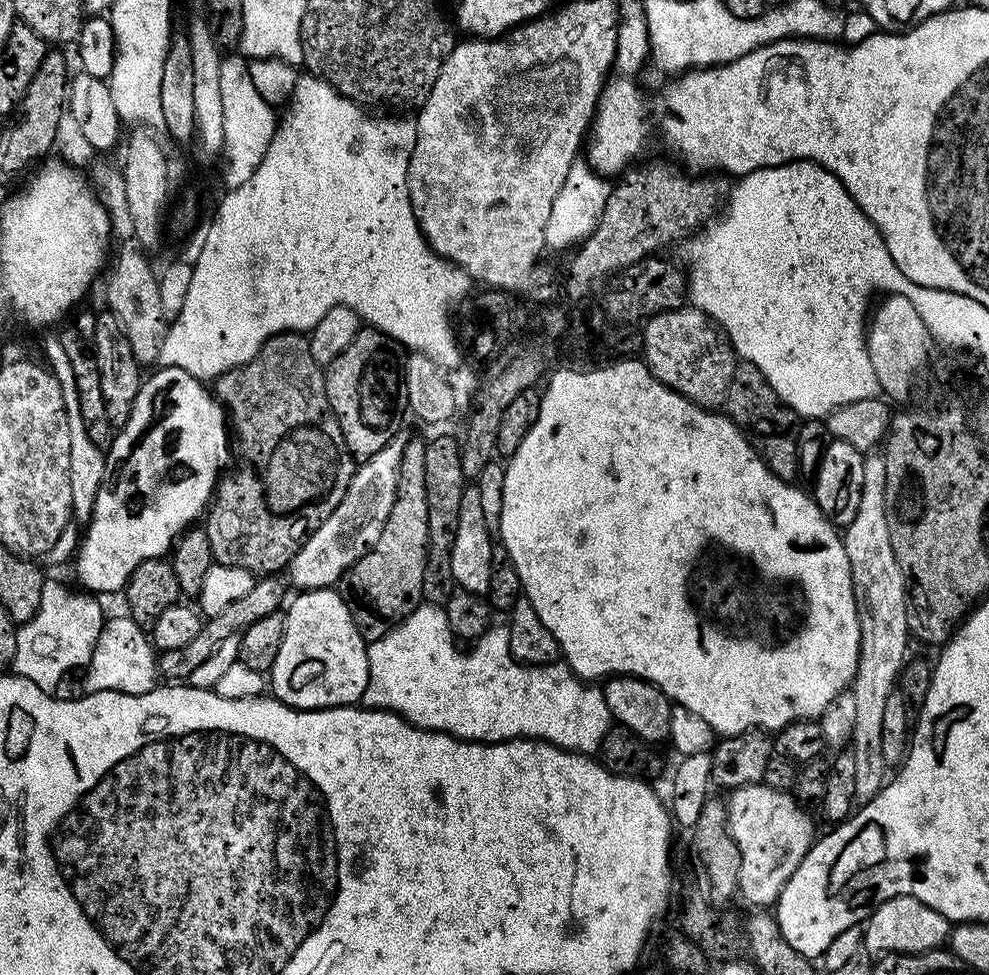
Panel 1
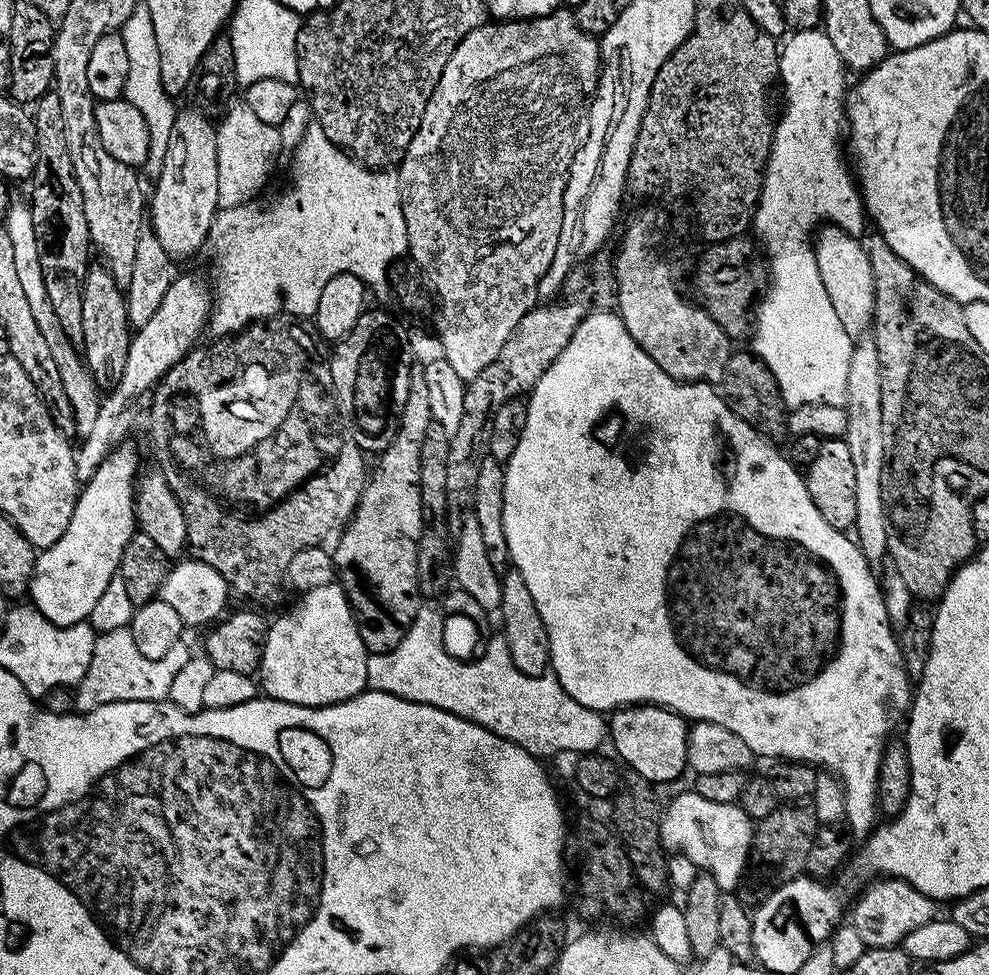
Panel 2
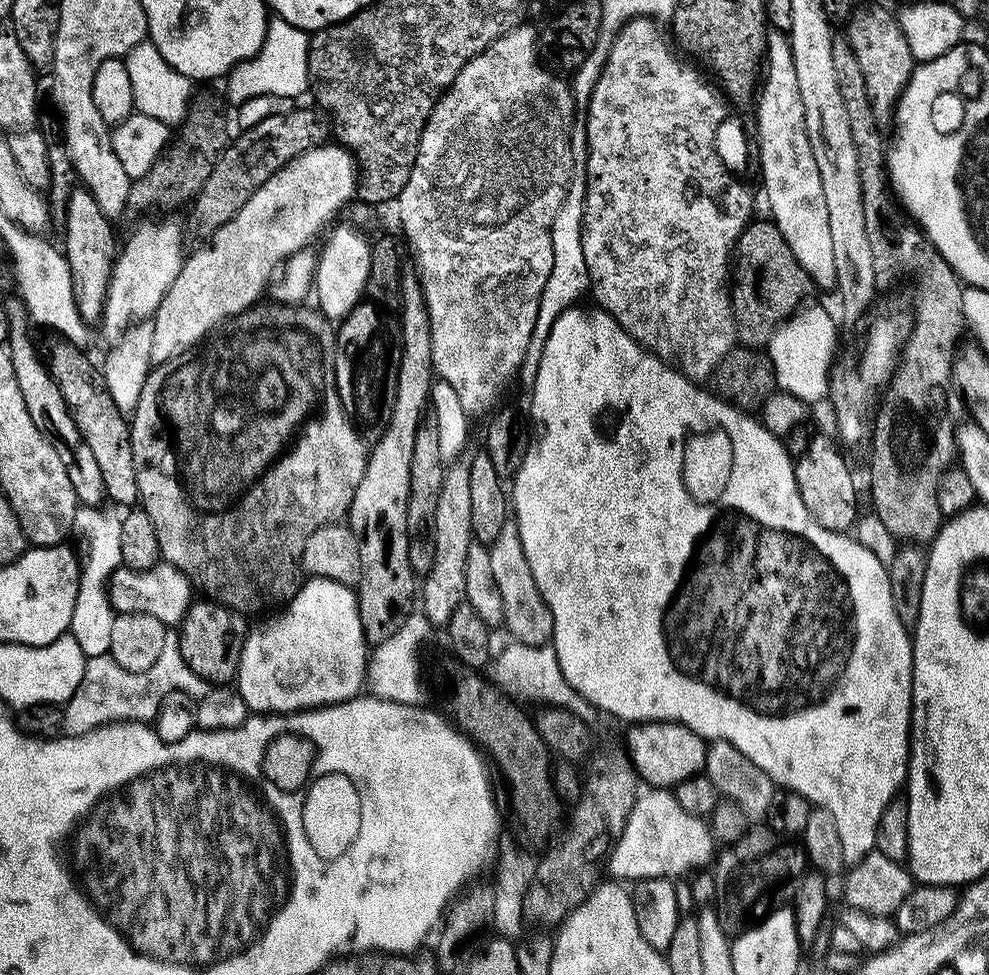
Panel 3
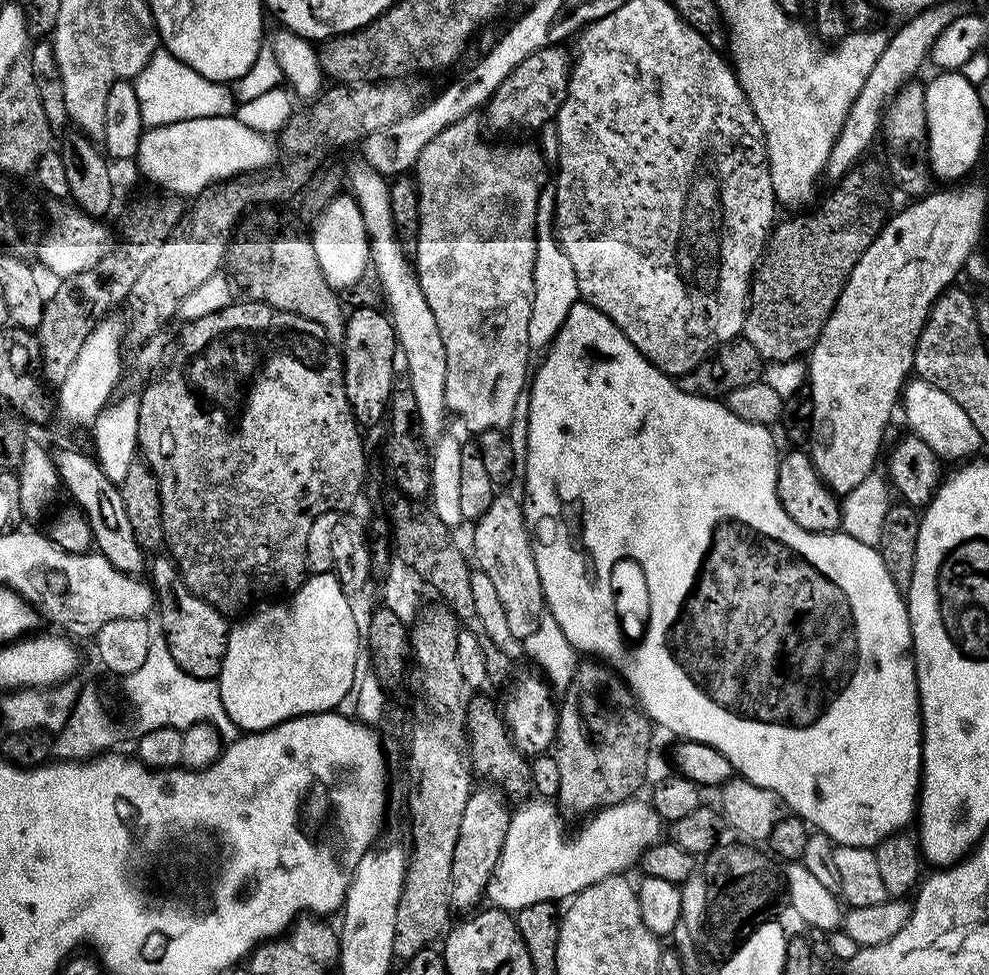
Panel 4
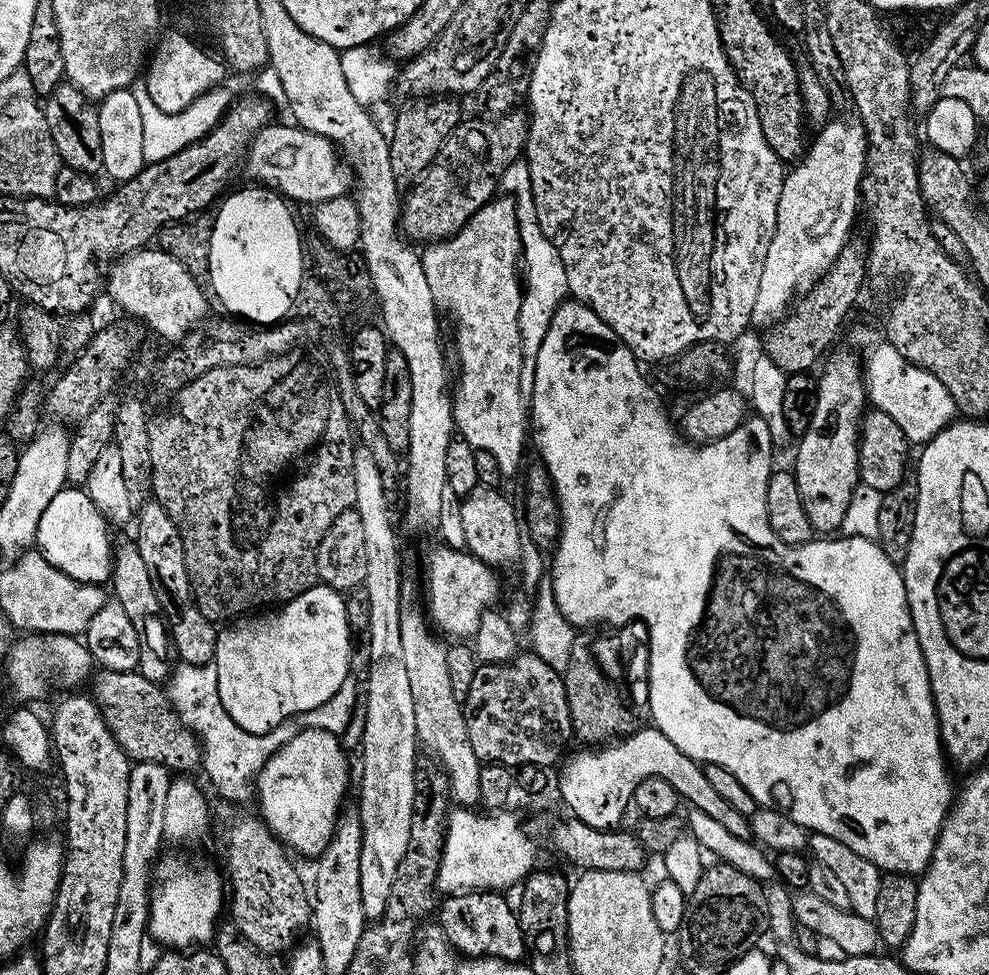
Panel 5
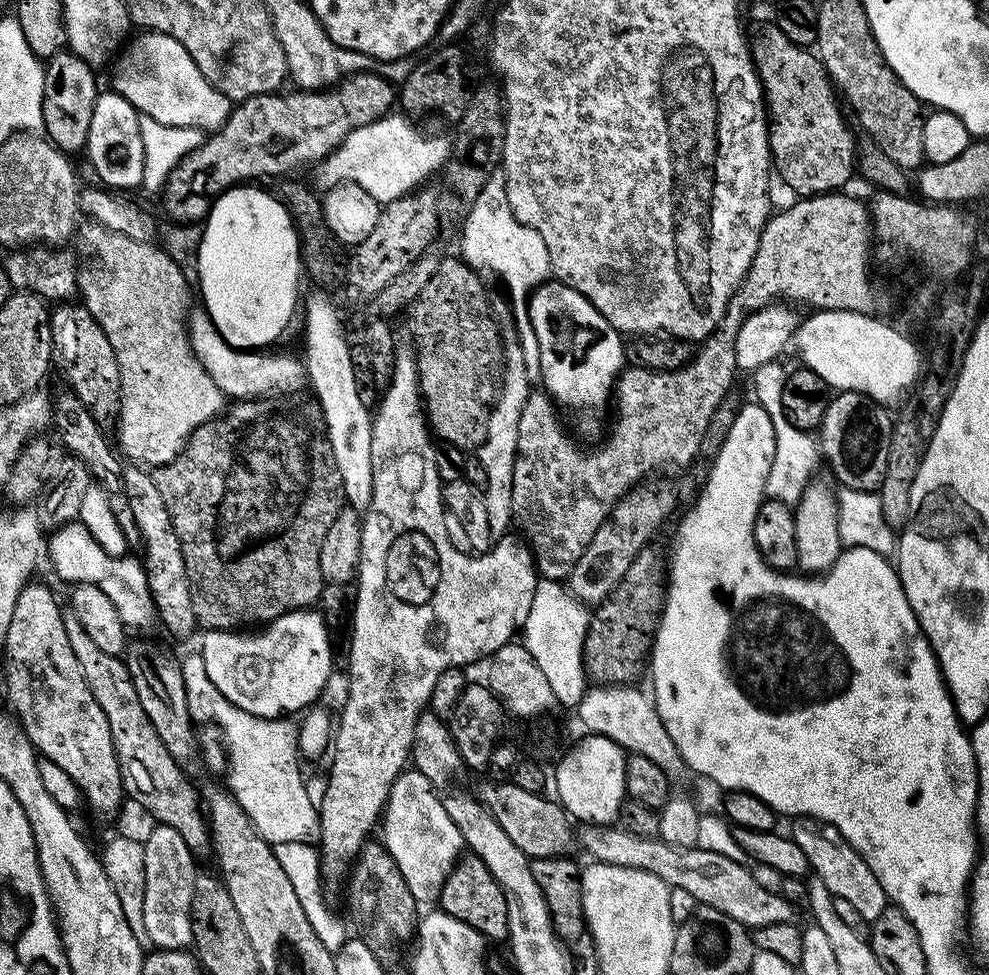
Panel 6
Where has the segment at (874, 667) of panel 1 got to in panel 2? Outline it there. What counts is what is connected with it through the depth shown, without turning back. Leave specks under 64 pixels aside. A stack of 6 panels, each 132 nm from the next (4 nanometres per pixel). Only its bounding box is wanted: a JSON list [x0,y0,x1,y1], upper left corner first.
[842,338,888,562]

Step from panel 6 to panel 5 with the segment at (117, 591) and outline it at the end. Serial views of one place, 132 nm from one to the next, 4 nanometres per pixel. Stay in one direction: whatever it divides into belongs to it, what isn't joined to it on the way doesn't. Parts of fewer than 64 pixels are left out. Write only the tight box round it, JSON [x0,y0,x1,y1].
[34,486,114,586]

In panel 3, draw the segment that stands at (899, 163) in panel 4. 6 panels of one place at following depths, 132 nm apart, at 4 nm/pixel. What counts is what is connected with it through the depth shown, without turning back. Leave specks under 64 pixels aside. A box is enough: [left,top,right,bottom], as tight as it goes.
[846,8,914,126]

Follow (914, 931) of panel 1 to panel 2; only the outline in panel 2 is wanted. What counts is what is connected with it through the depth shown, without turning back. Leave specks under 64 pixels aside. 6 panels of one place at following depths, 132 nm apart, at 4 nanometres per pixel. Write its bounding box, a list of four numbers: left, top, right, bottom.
[850,878,937,949]

